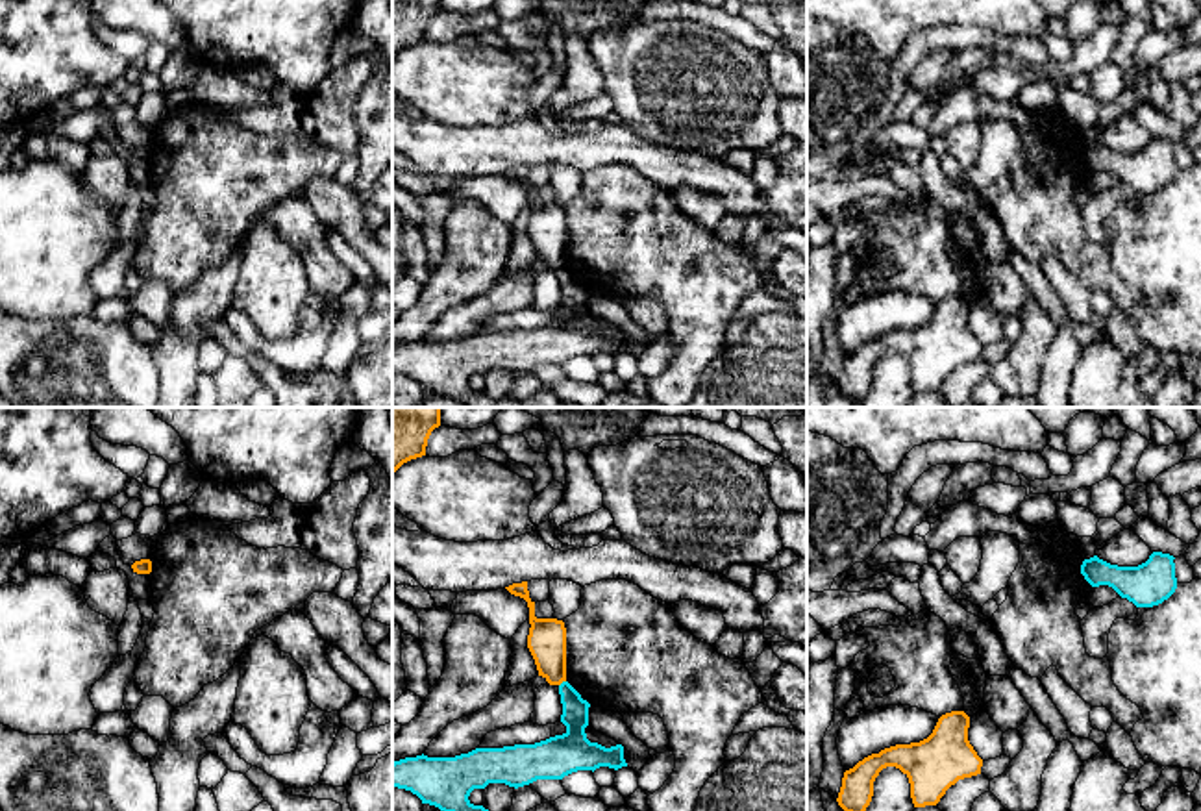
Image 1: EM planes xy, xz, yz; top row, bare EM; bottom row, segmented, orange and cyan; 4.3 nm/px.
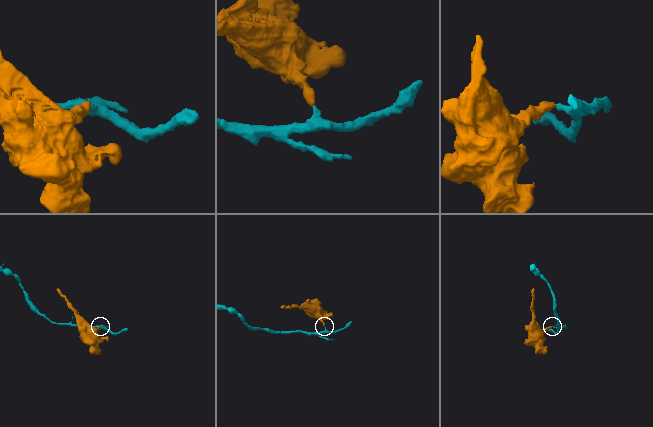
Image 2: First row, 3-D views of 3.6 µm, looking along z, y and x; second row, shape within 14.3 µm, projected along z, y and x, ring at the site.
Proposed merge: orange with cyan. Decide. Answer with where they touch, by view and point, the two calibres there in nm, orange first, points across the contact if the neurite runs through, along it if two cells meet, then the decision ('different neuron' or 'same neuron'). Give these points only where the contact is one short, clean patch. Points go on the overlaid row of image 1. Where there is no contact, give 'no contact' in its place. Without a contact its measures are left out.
xz (561, 682) | 170/110 nm | along xz (565, 680), (559, 686) | different neuron

